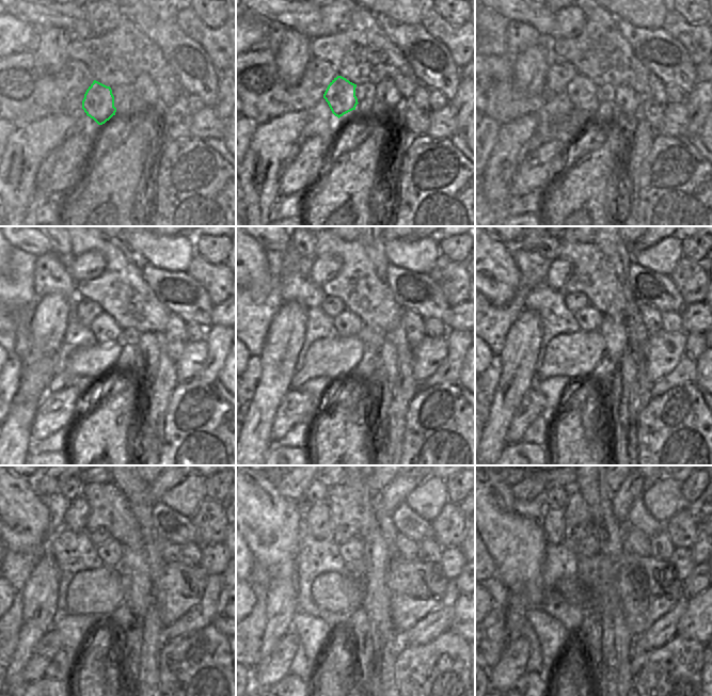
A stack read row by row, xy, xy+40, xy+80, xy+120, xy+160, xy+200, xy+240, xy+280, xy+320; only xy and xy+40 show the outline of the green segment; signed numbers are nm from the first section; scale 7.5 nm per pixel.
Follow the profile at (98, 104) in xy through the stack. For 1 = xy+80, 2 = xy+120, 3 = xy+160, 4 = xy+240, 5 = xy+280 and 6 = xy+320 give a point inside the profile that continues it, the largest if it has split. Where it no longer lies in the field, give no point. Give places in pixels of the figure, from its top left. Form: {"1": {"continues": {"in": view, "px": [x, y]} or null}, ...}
{"1": {"continues": {"in": "xy+80", "px": [582, 91]}}, "2": {"continues": {"in": "xy+120", "px": [104, 327]}}, "3": {"continues": {"in": "xy+160", "px": [347, 323]}}, "4": {"continues": {"in": "xy+240", "px": [110, 553]}}, "5": {"continues": {"in": "xy+280", "px": [350, 552]}}, "6": {"continues": {"in": "xy+320", "px": [588, 547]}}}

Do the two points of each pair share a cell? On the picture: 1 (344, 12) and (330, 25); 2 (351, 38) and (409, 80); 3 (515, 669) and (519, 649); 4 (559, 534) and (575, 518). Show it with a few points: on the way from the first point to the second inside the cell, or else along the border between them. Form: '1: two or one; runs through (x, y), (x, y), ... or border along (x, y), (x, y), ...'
1: one; runs through (341, 14), (333, 21)
2: one; runs through (365, 47), (382, 64), (392, 65), (395, 68)
3: one; runs through (515, 664), (517, 654)
4: two; border along (564, 509), (567, 538)

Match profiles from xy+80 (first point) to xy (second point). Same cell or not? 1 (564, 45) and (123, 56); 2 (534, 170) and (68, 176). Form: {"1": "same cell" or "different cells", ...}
{"1": "same cell", "2": "same cell"}

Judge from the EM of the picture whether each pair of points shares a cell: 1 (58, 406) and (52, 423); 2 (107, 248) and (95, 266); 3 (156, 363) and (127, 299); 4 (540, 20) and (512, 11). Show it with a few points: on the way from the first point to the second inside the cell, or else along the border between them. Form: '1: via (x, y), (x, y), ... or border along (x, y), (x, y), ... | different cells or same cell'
1: via (53, 410), (52, 418) | same cell
2: border along (78, 255), (97, 251), (105, 258), (106, 268) | different cells
3: border along (164, 331), (143, 331), (140, 334) | different cells
4: via (534, 16), (519, 12) | same cell

